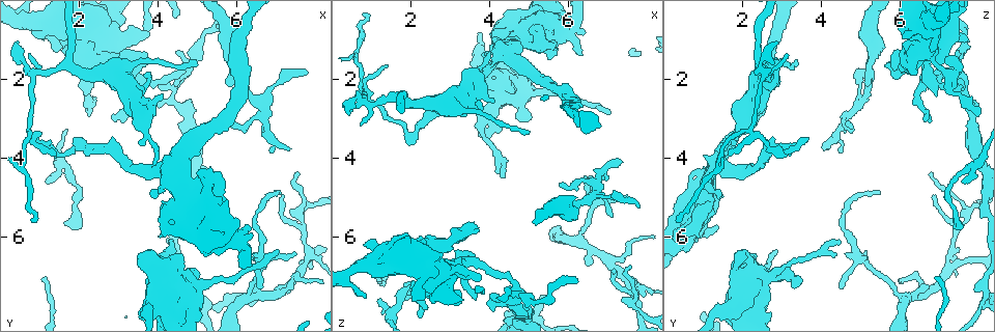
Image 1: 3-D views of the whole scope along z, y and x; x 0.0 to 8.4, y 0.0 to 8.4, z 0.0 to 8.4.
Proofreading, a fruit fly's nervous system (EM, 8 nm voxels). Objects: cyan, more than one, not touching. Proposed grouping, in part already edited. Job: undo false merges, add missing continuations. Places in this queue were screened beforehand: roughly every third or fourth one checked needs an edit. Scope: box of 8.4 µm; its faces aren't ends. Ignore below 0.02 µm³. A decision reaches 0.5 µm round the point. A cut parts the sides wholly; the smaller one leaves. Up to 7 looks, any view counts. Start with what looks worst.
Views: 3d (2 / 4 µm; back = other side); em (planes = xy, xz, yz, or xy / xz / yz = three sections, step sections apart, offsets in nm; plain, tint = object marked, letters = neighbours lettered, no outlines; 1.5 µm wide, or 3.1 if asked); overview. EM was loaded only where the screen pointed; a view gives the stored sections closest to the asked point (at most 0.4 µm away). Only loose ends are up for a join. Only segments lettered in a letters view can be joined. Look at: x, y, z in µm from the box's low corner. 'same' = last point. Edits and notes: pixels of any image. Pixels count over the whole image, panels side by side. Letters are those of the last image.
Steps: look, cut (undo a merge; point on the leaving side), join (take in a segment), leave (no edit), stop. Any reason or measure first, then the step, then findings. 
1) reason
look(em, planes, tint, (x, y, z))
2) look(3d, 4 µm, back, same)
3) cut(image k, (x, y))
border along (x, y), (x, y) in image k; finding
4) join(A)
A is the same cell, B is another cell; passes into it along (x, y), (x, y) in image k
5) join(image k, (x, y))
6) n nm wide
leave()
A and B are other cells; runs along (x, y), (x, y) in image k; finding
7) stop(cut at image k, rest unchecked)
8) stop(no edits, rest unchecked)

thin end
look(3d, 2 µm, (7.35, 3.70, 4.10))

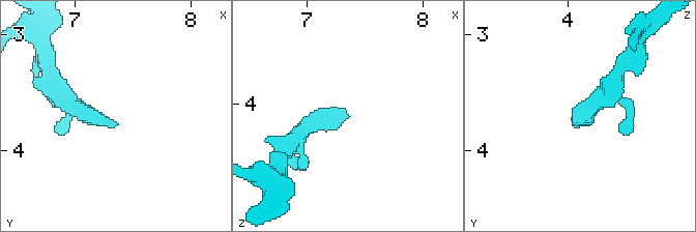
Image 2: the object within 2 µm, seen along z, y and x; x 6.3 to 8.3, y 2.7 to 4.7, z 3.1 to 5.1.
shape alone is not enough
look(em, planes, letters, (7.34, 3.78, 4.06))

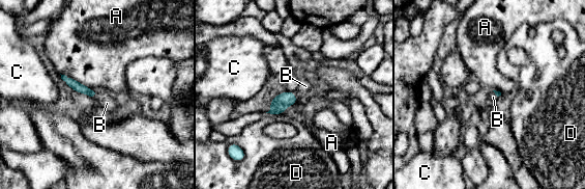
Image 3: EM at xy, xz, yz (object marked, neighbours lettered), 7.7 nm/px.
join(B)
B is the same cell, A, C and D are other cells; passes into it along (279, 104), (295, 97), (305, 86) in image 3; it goes on there

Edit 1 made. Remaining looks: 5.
tapers out
look(em, xy, step 8, tint, (7.15, 4.95, 6.90))

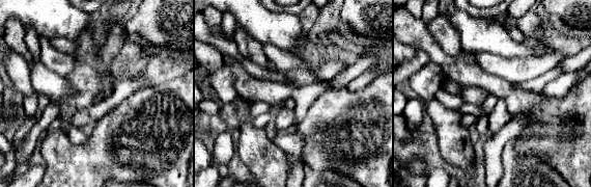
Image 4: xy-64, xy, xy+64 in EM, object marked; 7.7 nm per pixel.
another direction
look(em, yz, step 8, letters, same)

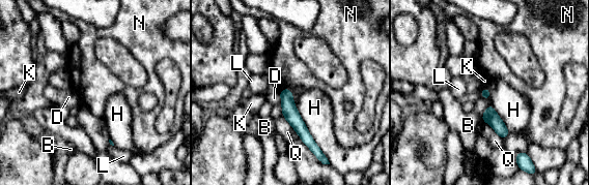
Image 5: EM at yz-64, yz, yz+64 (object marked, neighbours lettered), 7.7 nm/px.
80 nm wide
leave()
B, D, H, K, L, N and Q are other cells; border along (280, 89), (290, 90), (295, 105) in image 5; none of them fits

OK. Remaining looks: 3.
free end
look(3d, 2 µm, (4.80, 4.20, 1.25))

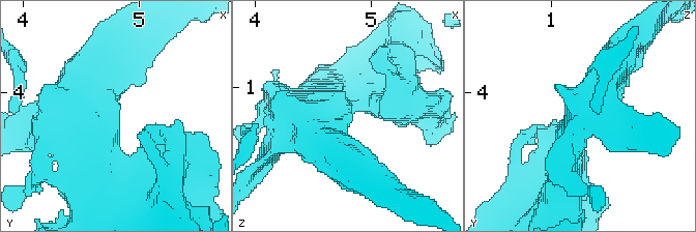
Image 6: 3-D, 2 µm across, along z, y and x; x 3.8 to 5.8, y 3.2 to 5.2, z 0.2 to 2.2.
now the EM
look(em, xy, step 8, letters, (4.84, 4.14, 1.24))

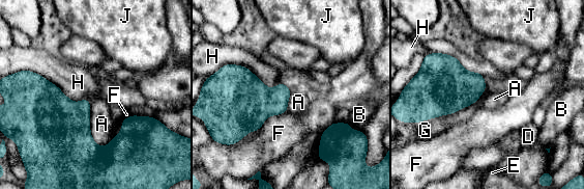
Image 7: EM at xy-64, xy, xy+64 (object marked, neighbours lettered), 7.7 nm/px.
H touches over 550 nm
leave()
A, B, D, E, F, G, H and J are other cells; runs along (33, 77), (93, 151), (148, 120) in image 7; no lettered segment goes on from it

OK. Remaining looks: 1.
stop(join at image 3, rest unchecked)

